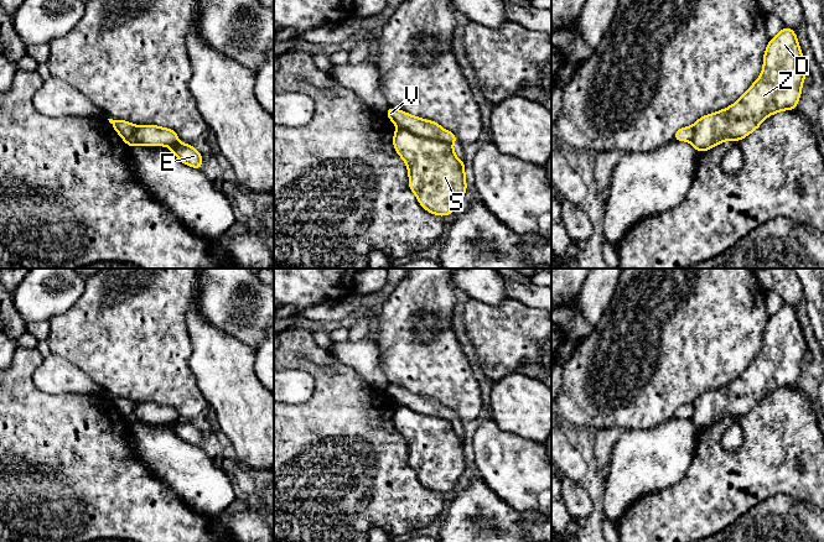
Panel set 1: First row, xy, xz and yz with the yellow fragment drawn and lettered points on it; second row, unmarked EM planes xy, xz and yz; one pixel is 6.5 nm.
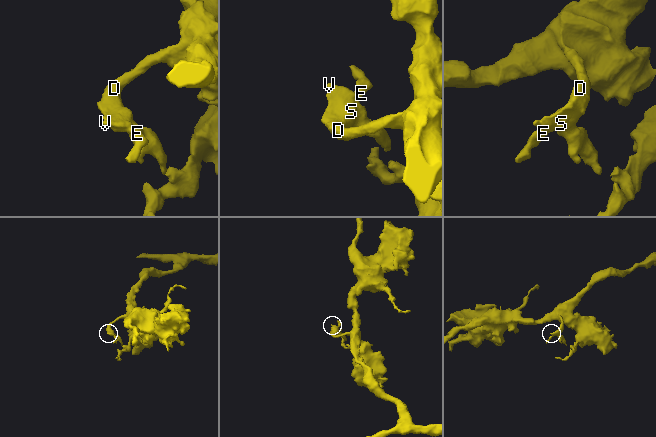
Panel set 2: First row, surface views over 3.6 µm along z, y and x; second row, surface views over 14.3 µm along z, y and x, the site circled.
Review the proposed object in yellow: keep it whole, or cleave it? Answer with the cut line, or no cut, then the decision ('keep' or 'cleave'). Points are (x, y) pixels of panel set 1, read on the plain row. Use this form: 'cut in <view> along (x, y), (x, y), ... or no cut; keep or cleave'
cut in xz along (398, 405), (405, 405), (415, 411), (438, 416), (451, 422); cleave

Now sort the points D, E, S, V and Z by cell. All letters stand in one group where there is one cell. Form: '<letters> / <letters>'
D E S Z / V

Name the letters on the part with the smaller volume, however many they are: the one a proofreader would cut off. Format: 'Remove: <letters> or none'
Remove: V

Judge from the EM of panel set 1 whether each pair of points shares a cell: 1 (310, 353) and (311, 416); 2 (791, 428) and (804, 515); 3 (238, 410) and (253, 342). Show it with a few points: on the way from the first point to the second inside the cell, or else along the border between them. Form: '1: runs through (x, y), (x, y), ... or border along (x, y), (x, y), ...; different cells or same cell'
1: runs through (317, 369), (321, 375), (321, 400); same cell
2: border along (773, 495), (787, 494), (810, 505); different cells
3: border along (226, 333), (254, 349); different cells

